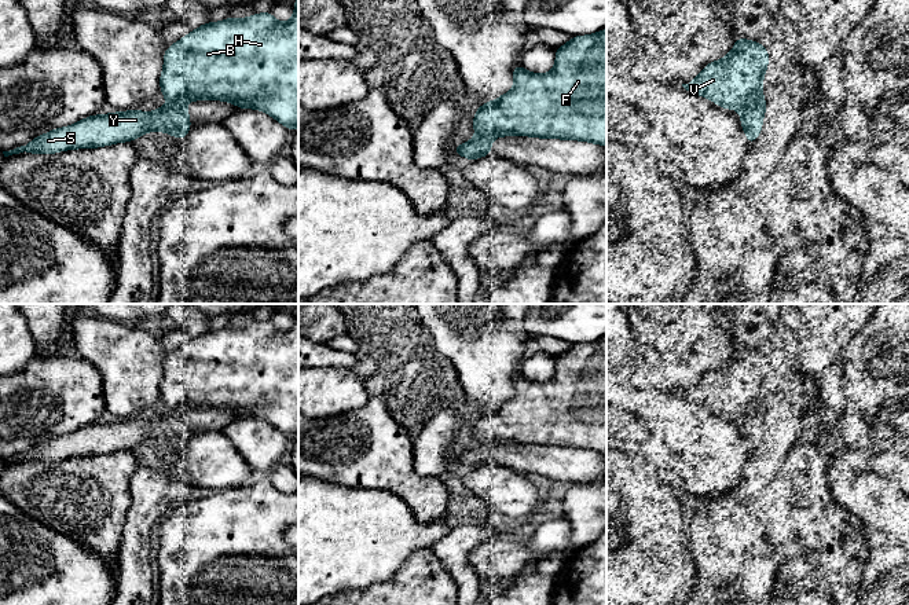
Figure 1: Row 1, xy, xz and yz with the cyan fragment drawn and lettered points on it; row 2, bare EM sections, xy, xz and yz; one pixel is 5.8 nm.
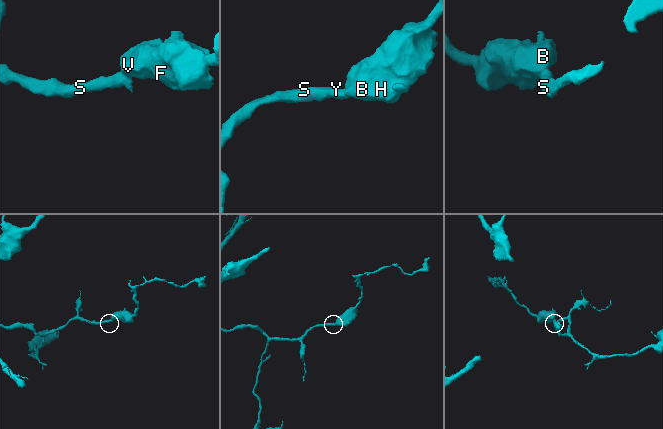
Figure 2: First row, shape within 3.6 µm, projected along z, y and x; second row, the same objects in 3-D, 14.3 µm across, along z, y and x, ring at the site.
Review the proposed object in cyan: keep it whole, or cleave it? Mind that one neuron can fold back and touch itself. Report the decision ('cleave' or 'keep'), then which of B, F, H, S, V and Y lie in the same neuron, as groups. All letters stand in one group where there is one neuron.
cleave | B F H V / S Y

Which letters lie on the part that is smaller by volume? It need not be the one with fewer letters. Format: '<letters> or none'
B, F, H, V

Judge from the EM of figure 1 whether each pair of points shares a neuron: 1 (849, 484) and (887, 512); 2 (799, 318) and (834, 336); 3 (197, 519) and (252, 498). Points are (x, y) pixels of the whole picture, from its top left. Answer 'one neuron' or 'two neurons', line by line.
1: one neuron
2: one neuron
3: one neuron

